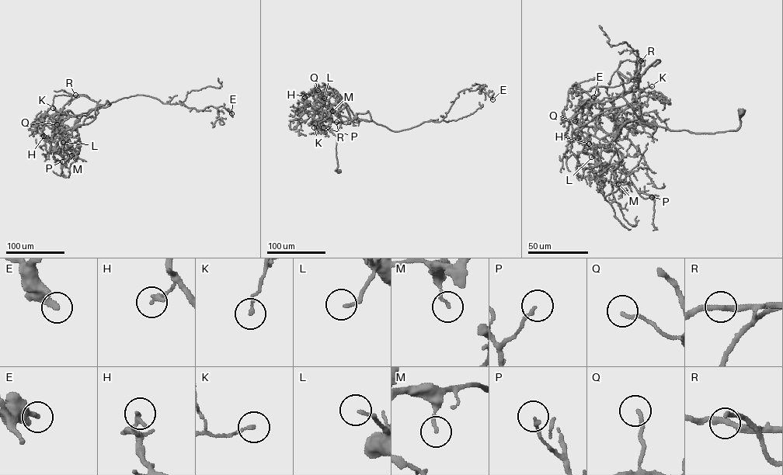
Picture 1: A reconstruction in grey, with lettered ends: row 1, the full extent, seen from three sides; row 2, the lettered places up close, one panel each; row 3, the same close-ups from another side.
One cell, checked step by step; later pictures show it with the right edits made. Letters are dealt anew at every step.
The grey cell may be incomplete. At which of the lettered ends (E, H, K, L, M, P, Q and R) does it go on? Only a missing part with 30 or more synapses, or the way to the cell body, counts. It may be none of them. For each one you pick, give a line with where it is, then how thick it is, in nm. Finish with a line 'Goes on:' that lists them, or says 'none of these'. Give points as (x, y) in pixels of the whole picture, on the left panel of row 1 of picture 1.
Goes on: none of these

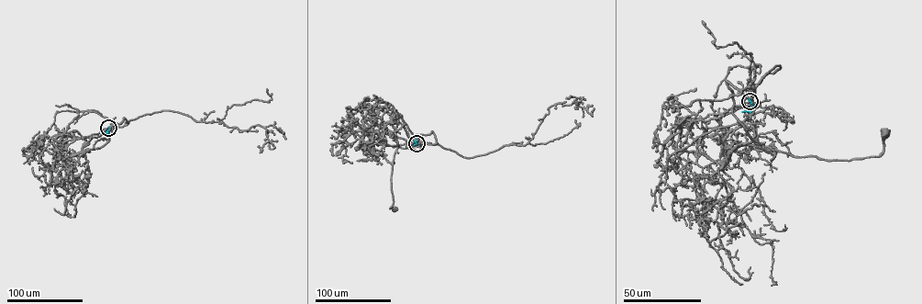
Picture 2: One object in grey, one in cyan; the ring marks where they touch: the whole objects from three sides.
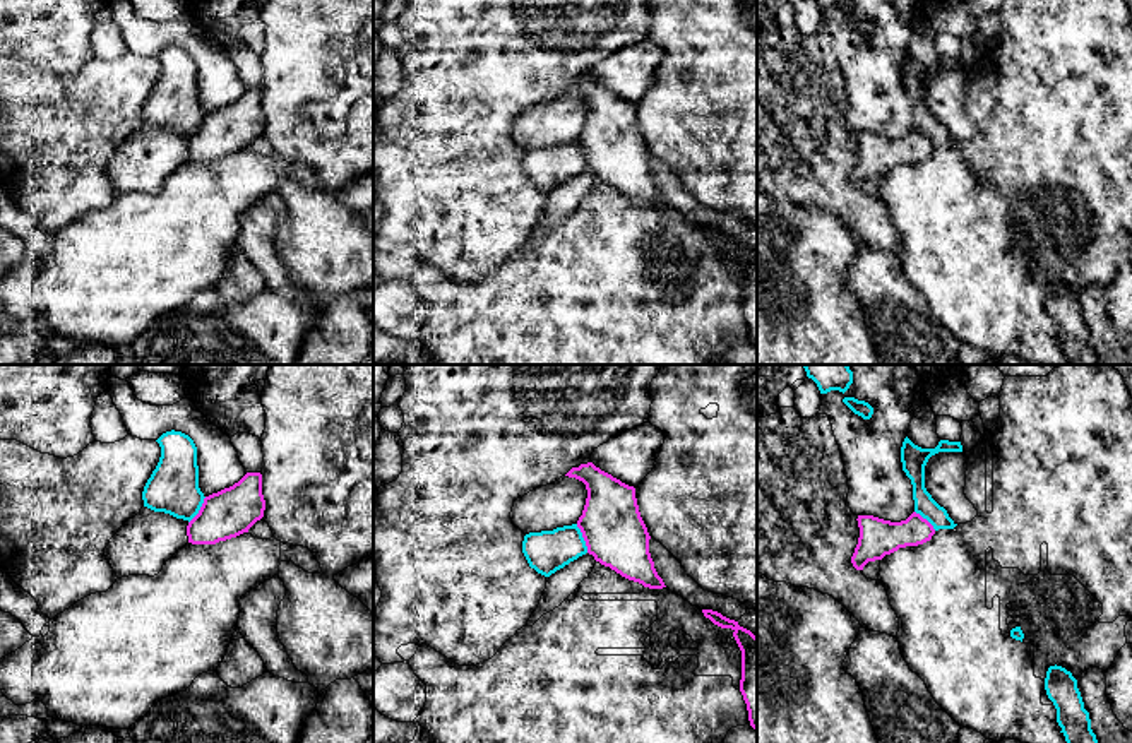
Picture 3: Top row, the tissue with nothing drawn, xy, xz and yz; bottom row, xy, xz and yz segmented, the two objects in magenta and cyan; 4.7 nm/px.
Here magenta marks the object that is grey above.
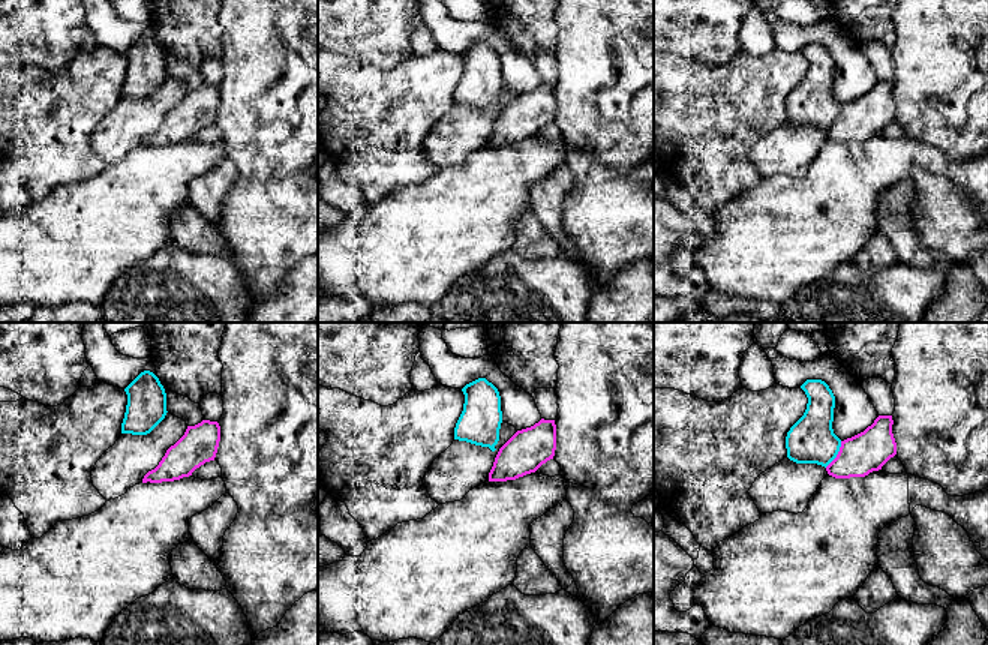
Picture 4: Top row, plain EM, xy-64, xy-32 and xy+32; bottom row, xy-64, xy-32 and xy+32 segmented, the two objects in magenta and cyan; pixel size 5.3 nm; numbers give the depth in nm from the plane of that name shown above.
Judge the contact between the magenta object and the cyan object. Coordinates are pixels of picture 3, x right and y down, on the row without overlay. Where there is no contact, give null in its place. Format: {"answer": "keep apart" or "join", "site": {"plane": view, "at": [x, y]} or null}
{"answer": "keep apart", "site": {"plane": "xz", "at": [583, 153]}}

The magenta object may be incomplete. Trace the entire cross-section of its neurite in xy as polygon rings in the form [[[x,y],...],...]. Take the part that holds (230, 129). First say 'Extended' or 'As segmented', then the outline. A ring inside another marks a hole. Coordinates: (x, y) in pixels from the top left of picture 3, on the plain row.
As segmented. [[[247,89],[238,99],[204,115],[199,130],[188,139],[192,161],[216,161],[236,154],[264,134],[262,91]]]

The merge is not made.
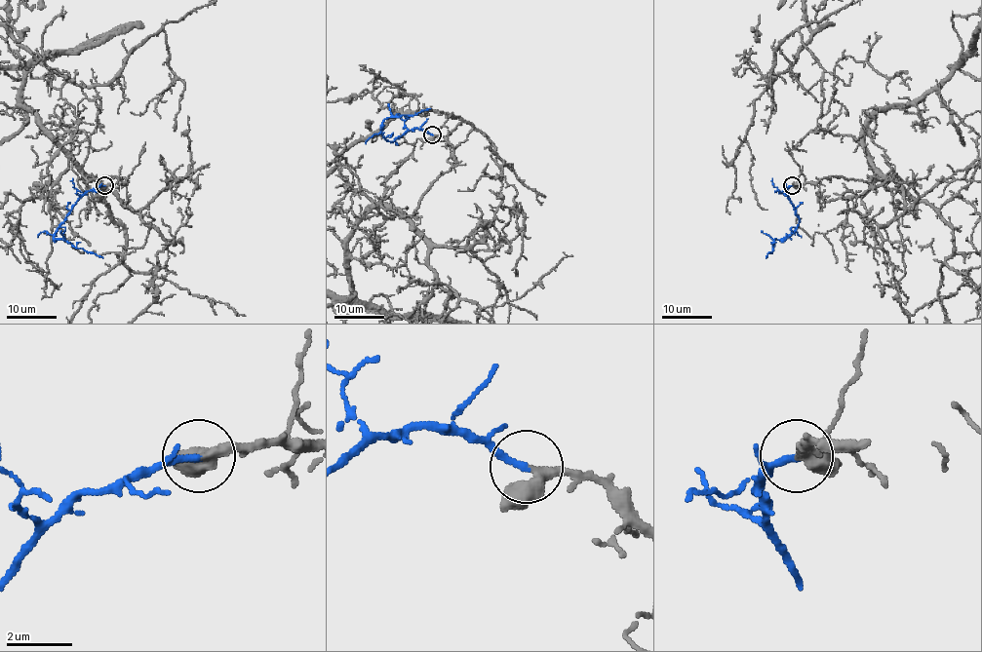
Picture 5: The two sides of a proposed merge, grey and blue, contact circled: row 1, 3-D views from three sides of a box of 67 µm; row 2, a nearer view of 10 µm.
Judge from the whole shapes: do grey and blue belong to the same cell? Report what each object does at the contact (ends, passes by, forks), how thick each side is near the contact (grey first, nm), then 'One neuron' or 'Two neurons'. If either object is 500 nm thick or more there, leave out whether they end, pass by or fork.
At the ring grey passes by. At the ring blue ends. Thickness 380 nm (grey) against 220 nm. One neuron

